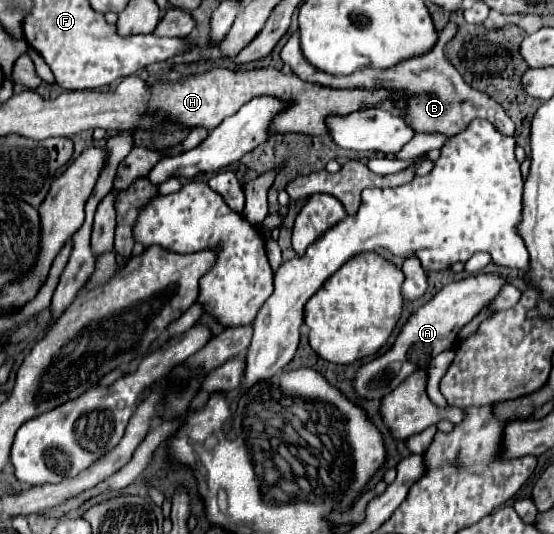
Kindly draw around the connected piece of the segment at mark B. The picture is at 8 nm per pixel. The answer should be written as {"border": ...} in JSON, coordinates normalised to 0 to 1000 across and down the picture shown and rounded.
{"border":[[[812,43],[798,58],[791,58],[791,81],[776,96],[729,110],[726,118],[700,125],[700,129],[661,125],[628,144],[592,140],[592,137],[563,125],[552,114],[552,107],[545,103],[538,62],[527,62],[527,69],[513,84],[505,107],[516,122],[523,122],[531,129],[531,137],[538,144],[545,144],[549,152],[560,152],[560,155],[578,155],[585,163],[606,163],[606,167],[700,167],[708,174],[733,174],[733,212],[740,219],[740,238],[751,249],[798,249],[805,257],[816,257],[816,253],[838,245],[852,223],[866,219],[866,223],[881,223],[903,249],[928,253],[928,230],[913,215],[913,208],[892,185],[884,185],[877,174],[866,174],[866,170],[852,167],[848,159],[841,159],[834,140],[805,110],[801,84],[819,69],[819,62],[823,62],[823,47]]]}

